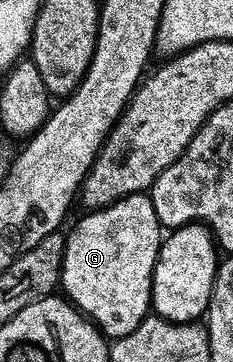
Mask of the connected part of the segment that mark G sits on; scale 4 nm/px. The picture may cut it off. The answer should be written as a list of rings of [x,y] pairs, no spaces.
[[[140,194],[138,196],[127,196],[124,200],[118,200],[116,204],[110,204],[108,208],[100,208],[87,214],[87,217],[72,230],[71,236],[66,237],[66,252],[64,254],[63,275],[61,288],[65,293],[66,299],[74,304],[104,336],[108,341],[114,342],[129,338],[129,334],[133,334],[138,328],[147,321],[148,316],[152,315],[153,305],[151,303],[151,291],[153,290],[153,277],[155,277],[155,267],[159,261],[159,252],[163,248],[165,239],[165,229],[159,223],[157,211],[154,209],[154,204],[151,201],[150,195]]]

